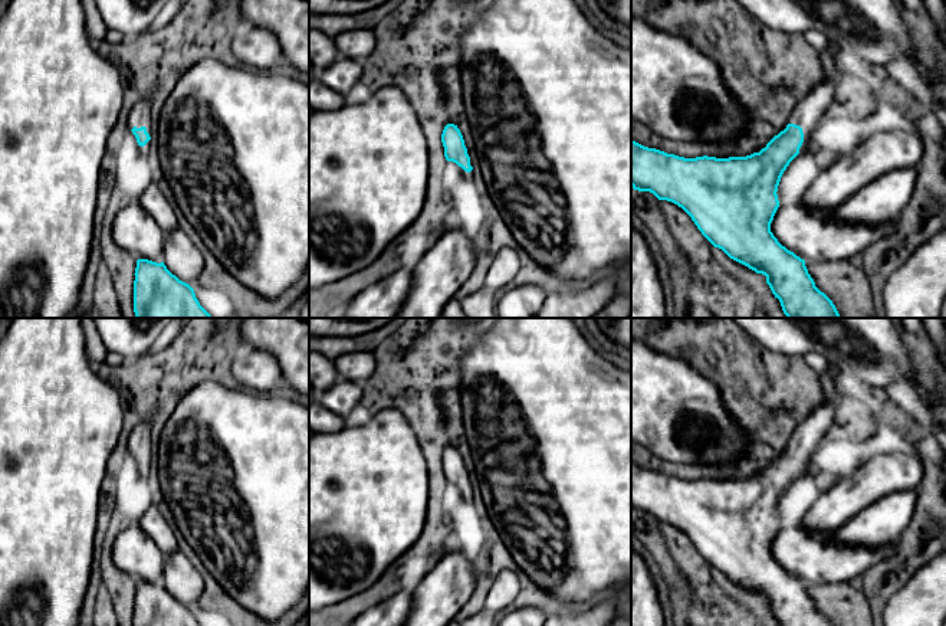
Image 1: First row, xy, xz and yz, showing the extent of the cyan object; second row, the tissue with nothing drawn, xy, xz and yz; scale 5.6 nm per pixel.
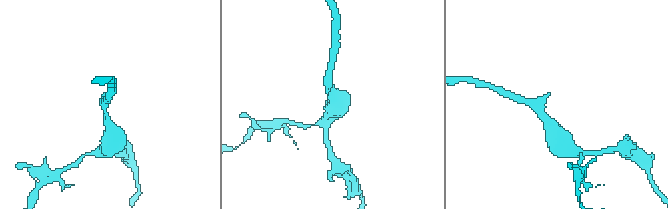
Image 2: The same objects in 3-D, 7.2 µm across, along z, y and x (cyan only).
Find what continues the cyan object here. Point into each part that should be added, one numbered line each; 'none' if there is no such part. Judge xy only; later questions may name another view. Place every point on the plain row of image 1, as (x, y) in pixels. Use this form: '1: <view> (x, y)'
1: xy (140, 438)

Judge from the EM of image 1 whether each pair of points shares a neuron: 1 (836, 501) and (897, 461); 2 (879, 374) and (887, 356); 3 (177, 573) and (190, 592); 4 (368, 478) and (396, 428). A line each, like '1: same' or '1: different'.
1: same
2: same
3: same
4: same

